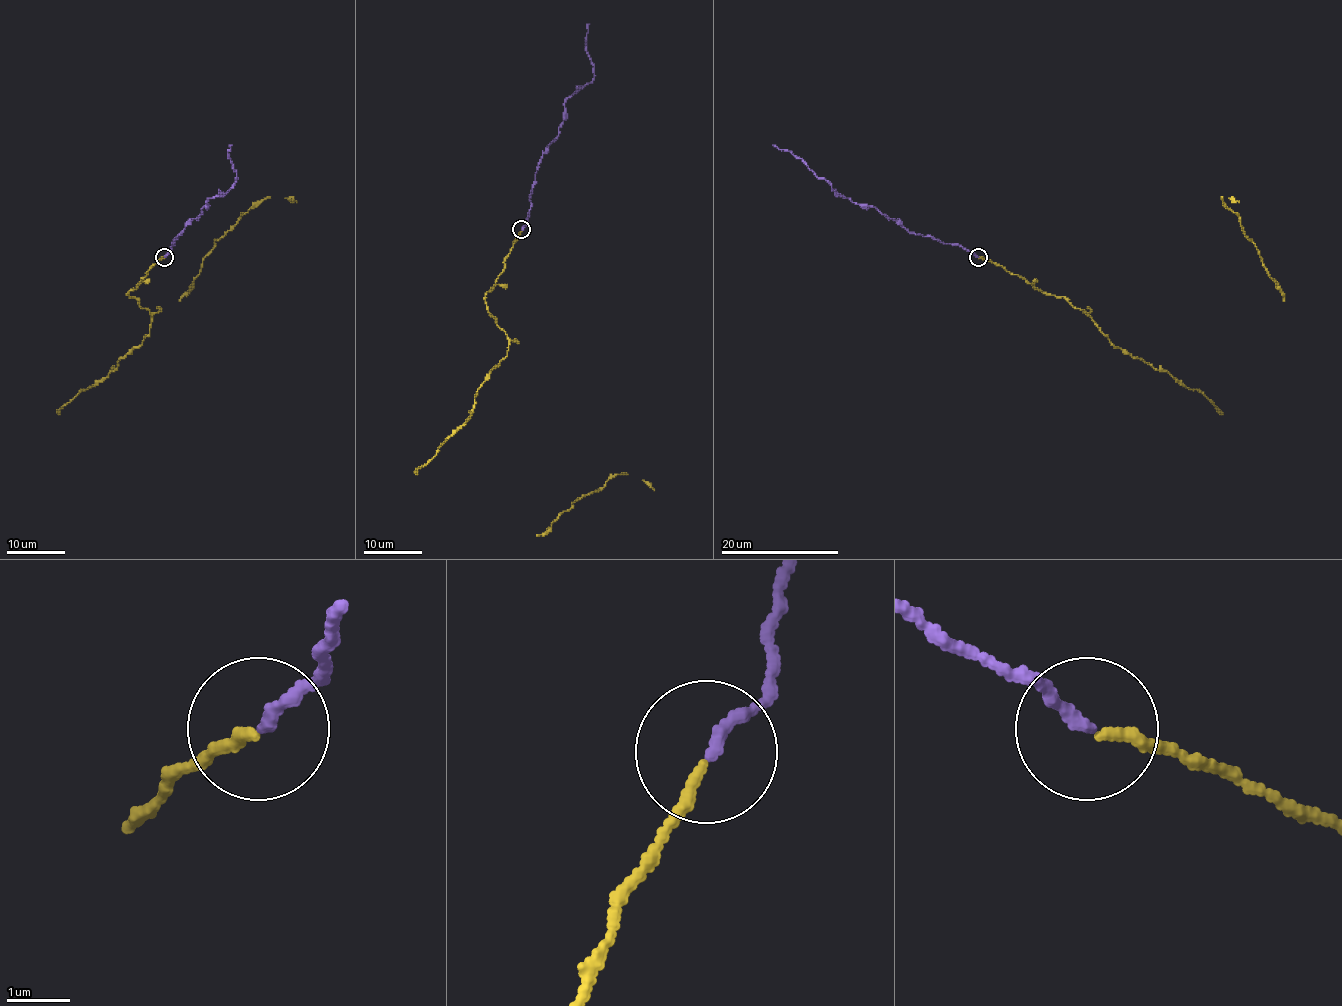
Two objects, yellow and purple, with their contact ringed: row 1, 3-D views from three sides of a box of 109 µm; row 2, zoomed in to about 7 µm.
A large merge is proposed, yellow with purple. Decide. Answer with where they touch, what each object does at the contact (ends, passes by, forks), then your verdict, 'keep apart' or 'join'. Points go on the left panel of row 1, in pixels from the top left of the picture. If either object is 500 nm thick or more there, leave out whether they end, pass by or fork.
(164, 257) | yellow ends | purple ends | join

